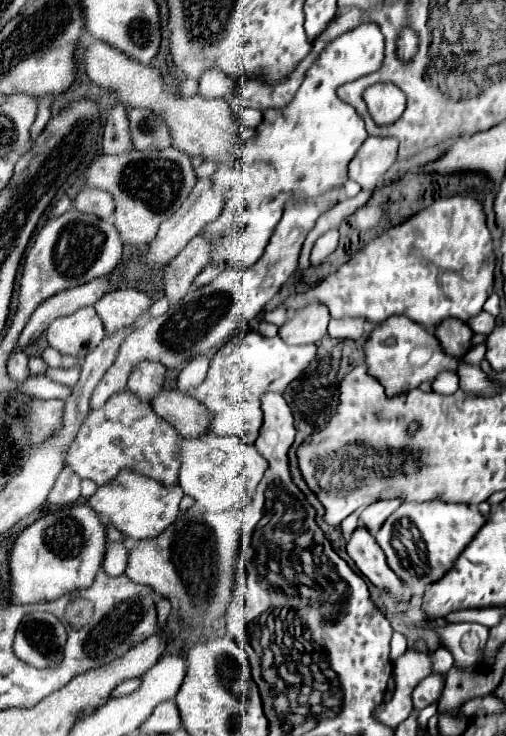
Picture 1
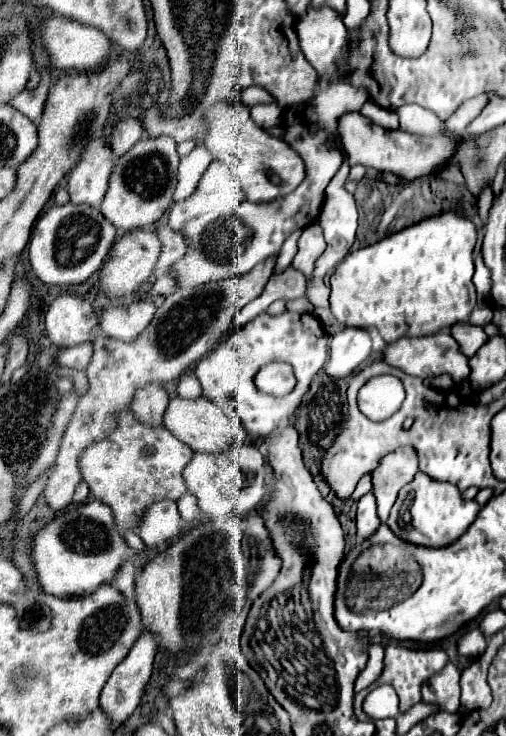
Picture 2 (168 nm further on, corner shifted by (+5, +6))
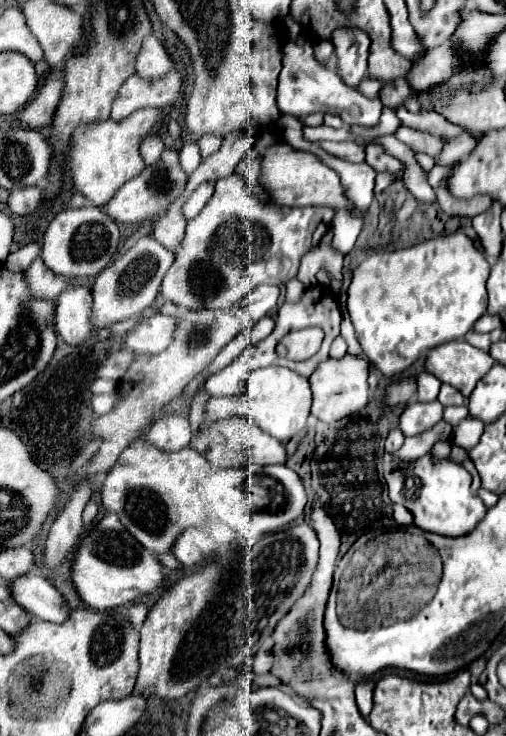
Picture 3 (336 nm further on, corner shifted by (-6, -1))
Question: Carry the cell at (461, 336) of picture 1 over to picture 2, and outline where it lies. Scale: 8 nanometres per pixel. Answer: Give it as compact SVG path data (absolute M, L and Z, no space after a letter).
M464 322L464 324L454 324L452 328L450 328L450 334L452 334L452 338L458 342L458 346L460 346L460 352L464 352L464 356L474 356L476 354L476 350L486 342L486 334L484 334L484 330L480 328L480 326L474 326L474 324L468 324L468 322Z

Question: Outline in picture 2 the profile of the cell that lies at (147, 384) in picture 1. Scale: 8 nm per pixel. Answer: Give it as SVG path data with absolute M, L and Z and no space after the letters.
M148 384L148 388L140 388L140 392L136 392L136 400L132 400L132 412L140 422L160 426L166 404L168 404L168 394L164 386Z

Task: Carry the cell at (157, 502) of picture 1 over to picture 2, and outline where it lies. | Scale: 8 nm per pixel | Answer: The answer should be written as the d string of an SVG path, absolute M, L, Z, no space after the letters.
M160 500L150 504L136 524L136 532L146 548L158 548L180 532L180 514L174 500Z

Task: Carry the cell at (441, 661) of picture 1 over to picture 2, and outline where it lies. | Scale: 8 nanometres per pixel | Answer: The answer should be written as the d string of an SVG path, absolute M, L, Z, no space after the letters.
M470 630L456 640L458 654L462 656L480 656L486 650L486 638L480 634L480 630Z

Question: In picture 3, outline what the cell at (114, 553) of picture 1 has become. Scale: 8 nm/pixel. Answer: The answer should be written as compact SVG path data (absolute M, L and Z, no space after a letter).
M137 603L137 605L131 605L129 607L129 619L131 619L131 625L137 629L147 617L147 607L143 603Z

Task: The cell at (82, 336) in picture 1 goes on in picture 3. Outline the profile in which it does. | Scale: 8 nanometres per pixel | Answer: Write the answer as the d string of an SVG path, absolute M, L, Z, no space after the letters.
M85 285L69 287L57 297L55 309L55 329L69 345L81 345L89 333L91 315L91 291Z

